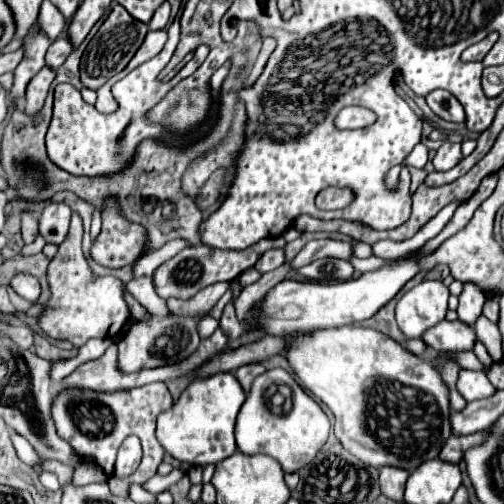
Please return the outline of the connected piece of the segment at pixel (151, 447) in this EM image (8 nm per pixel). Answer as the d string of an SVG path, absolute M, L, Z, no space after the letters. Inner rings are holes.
M154 382L154 384L142 386L142 388L130 388L126 392L122 392L122 390L90 392L90 390L72 388L62 390L54 396L50 414L54 426L58 428L58 436L64 436L64 440L70 442L74 450L78 450L78 456L90 458L96 466L100 466L106 472L106 476L110 478L108 486L116 496L128 496L128 484L132 484L132 482L144 484L146 480L150 480L156 474L158 466L162 464L162 458L166 452L158 444L156 434L154 434L156 416L162 410L168 410L172 406L172 402L174 400L172 400L166 384L162 384L162 382ZM130 434L136 434L142 440L144 458L132 476L116 478L114 476L116 452L118 452L120 444L124 442L124 438Z

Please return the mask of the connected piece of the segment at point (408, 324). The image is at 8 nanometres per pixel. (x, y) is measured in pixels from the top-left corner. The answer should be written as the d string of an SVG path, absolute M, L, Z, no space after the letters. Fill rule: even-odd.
M440 280L420 282L396 304L396 322L406 338L420 338L424 330L444 320L448 312L448 288Z

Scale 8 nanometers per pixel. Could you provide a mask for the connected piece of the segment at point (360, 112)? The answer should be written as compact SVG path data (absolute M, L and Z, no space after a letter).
M344 108L336 116L334 126L338 130L358 130L358 128L374 124L374 120L376 120L376 116L366 108Z

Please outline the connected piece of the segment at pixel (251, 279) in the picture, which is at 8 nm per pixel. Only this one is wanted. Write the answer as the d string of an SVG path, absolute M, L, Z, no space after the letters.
M250 268L242 272L242 274L240 274L240 276L238 276L235 280L242 287L244 287L256 282L261 276L262 274L258 272L255 268Z

